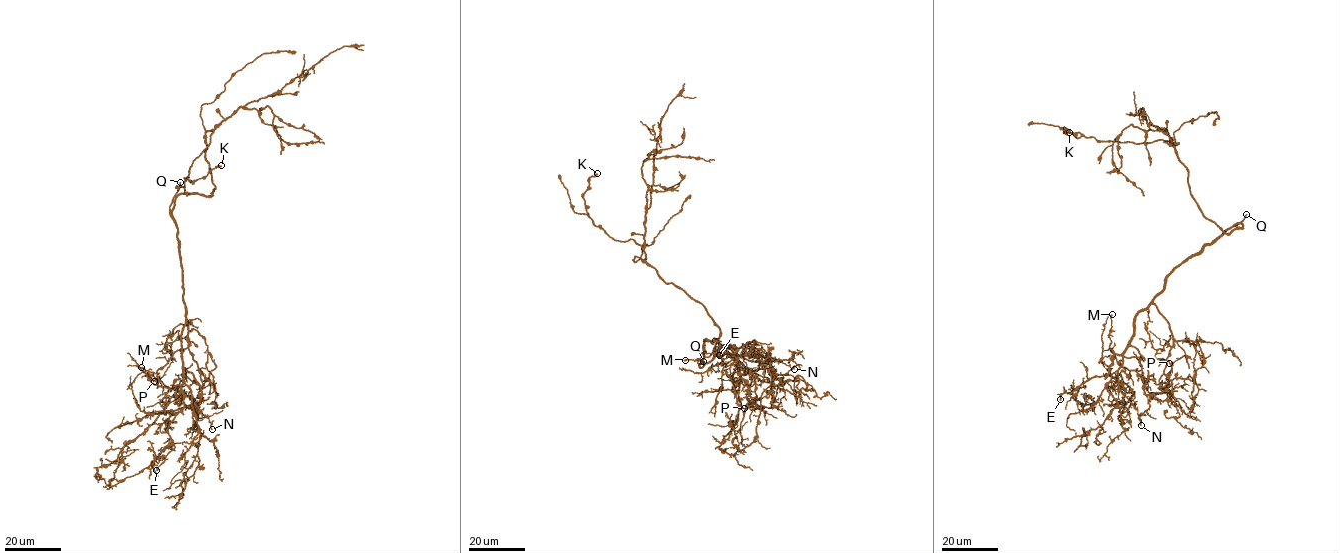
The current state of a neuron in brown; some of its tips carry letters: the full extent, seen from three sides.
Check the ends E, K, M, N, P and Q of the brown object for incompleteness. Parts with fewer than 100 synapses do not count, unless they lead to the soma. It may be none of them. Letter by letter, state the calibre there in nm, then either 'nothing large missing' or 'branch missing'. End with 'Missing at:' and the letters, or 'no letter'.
E: 90 nm | nothing large missing
K: 420 nm | nothing large missing
M: 150 nm | nothing large missing
N: 150 nm | nothing large missing
P: 90 nm | nothing large missing
Q: 200 nm | branch missing
Missing at: Q

